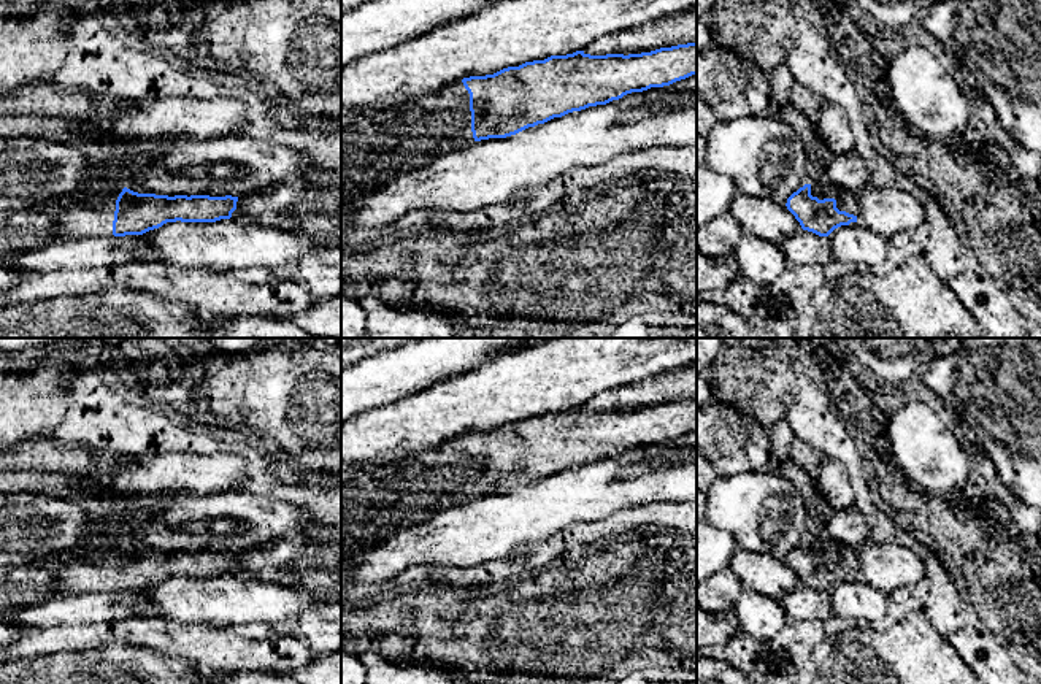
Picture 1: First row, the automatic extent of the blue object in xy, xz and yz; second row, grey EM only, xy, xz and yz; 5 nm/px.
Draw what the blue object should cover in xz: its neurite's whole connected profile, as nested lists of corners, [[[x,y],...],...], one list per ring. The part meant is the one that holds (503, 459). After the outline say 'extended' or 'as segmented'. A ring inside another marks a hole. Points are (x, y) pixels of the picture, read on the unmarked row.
[[[697,398],[628,411],[590,411],[576,406],[454,436],[441,448],[419,452],[341,486],[341,563],[351,563],[365,551],[424,524],[449,506],[465,505],[481,495],[506,494],[554,473],[606,460],[632,448],[670,441],[692,430],[697,430]]] | extended

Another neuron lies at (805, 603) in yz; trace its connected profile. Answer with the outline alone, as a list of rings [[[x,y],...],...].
[[[798,586],[779,600],[789,621],[828,621],[833,617],[827,592],[808,586]]]

